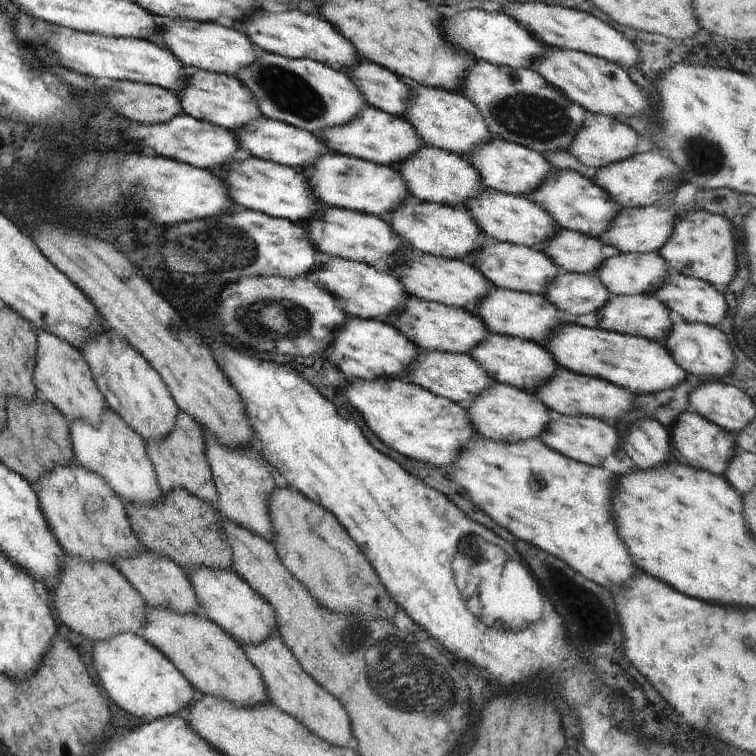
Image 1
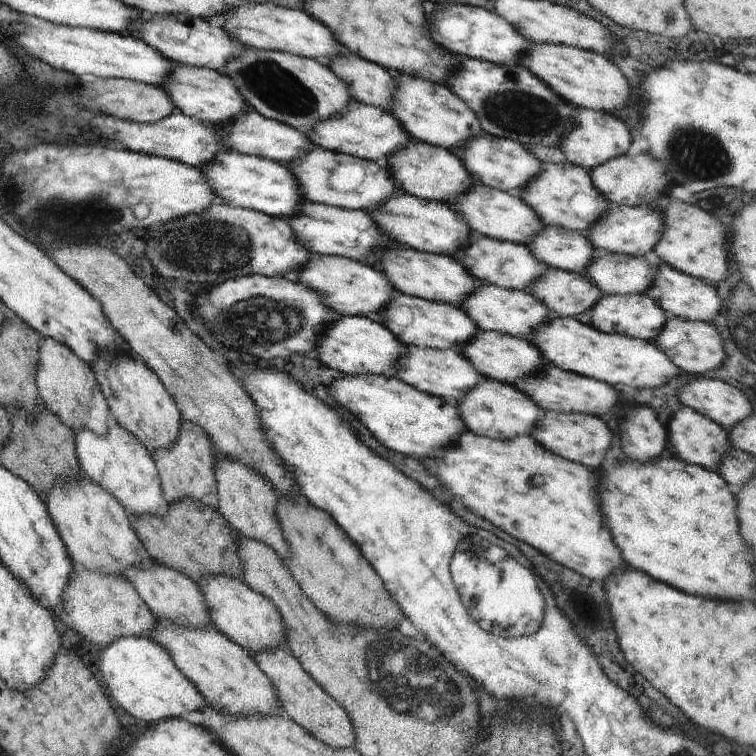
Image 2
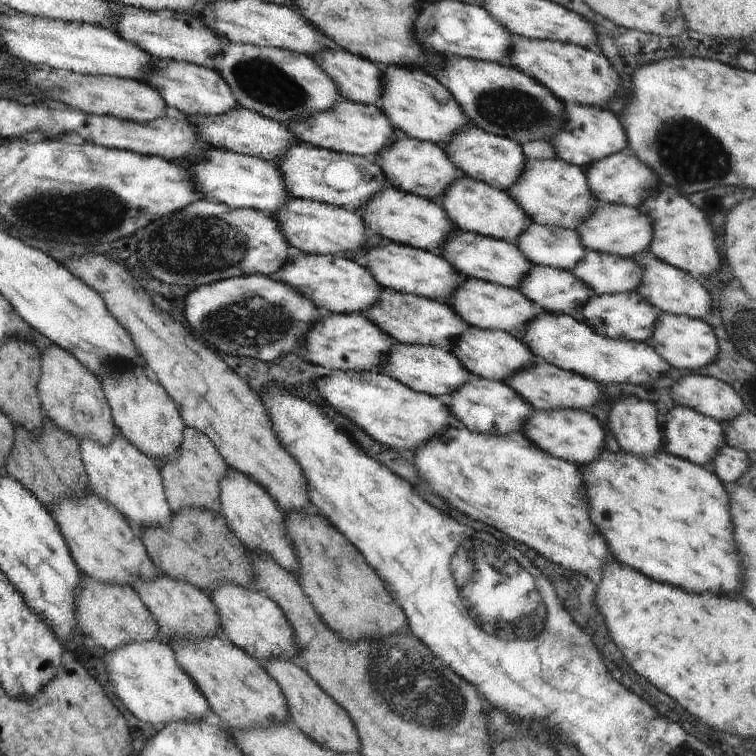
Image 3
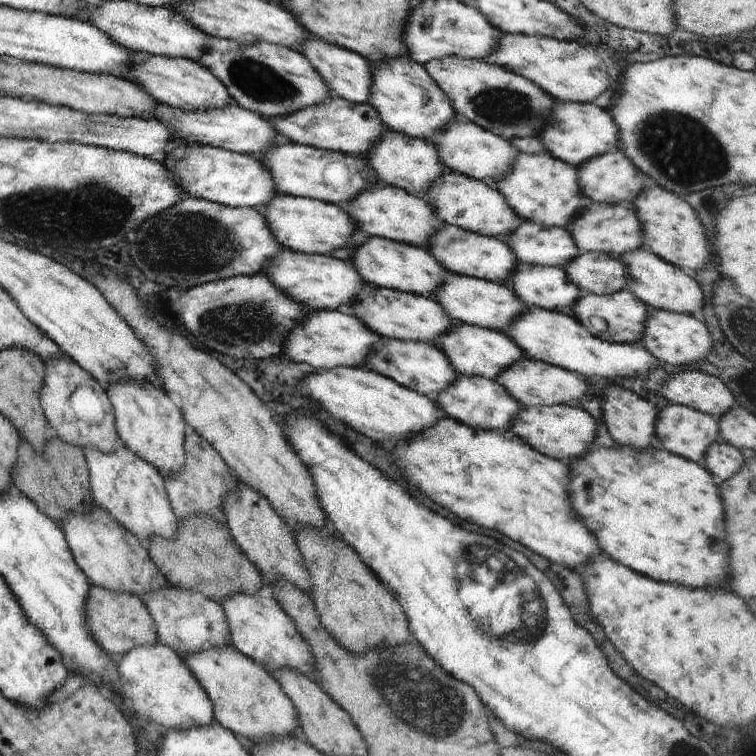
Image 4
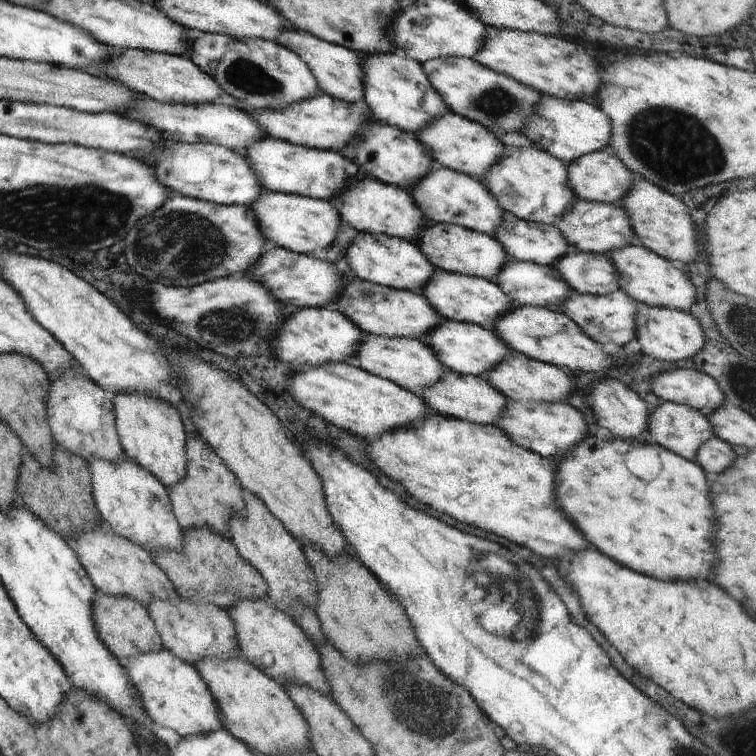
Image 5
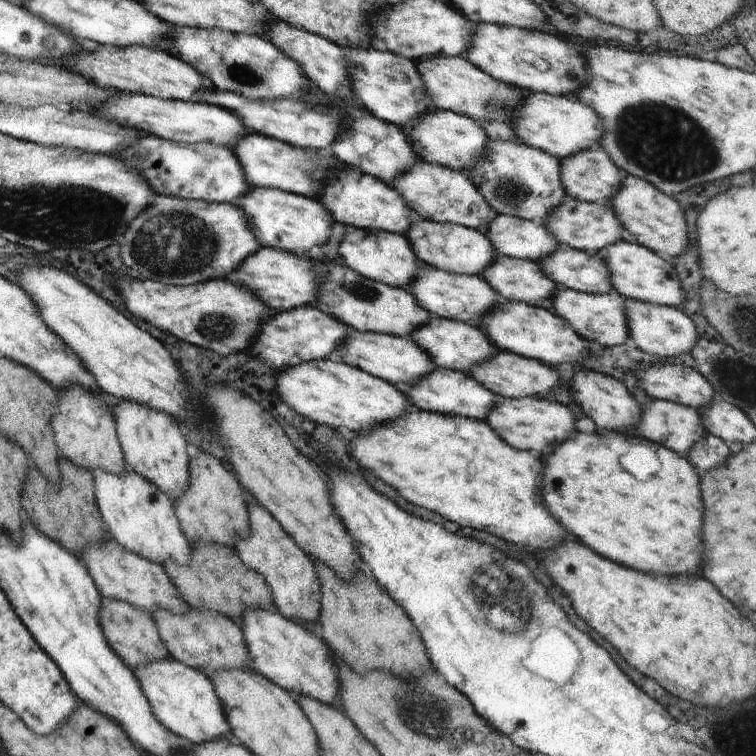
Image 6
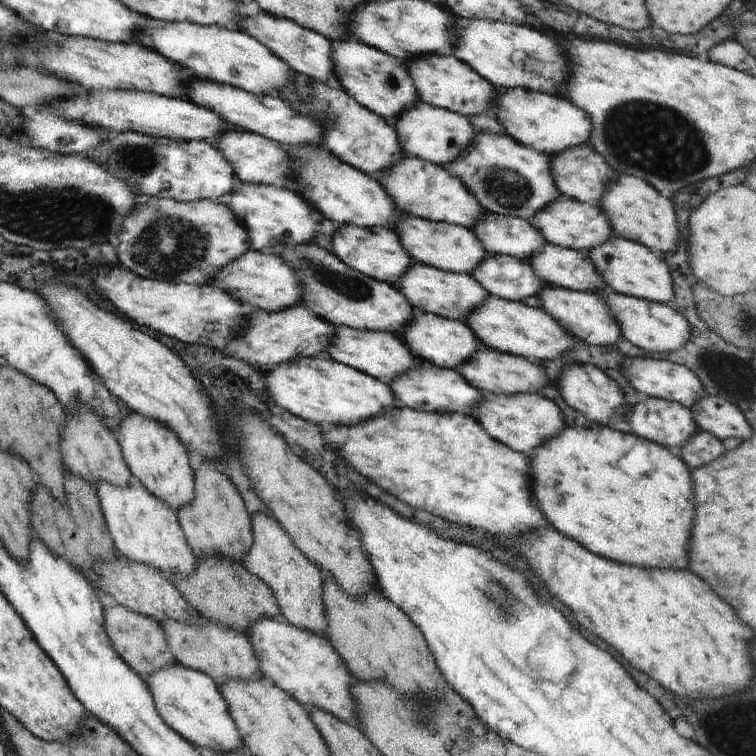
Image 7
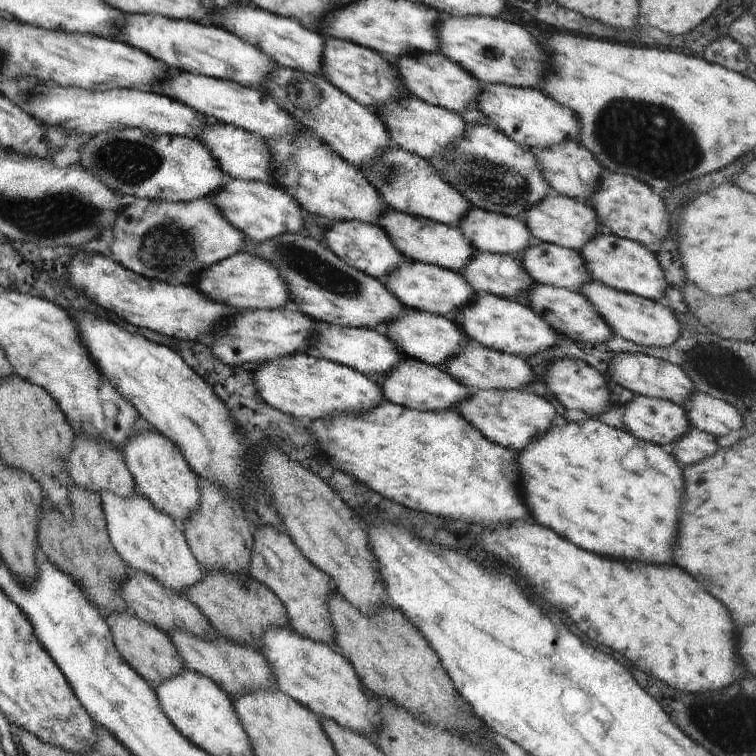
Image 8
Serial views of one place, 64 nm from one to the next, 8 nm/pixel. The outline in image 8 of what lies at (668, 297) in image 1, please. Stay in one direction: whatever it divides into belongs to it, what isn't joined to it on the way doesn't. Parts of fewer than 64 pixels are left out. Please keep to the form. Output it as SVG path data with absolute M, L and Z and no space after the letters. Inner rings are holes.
M611 232L596 233L584 243L579 253L585 262L591 280L601 282L616 290L640 295L653 301L665 301L666 279L655 253L638 241L620 238Z

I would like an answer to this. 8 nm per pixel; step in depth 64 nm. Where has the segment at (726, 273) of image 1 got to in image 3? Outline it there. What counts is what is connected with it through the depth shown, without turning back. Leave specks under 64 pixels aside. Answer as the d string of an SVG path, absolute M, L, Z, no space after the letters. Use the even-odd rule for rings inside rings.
M658 189L643 206L646 206L652 218L652 242L648 246L651 255L696 277L716 277L722 268L720 243L715 240L712 224L706 222L706 216L689 202L688 196L666 194Z

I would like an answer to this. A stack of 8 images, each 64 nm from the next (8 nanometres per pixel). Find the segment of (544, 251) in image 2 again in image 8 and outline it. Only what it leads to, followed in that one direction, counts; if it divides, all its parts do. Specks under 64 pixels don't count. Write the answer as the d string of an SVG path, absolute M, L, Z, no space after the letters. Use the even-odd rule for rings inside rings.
M472 207L467 215L465 214L465 217L459 222L459 229L474 250L481 253L489 252L520 258L520 253L523 254L523 250L531 241L534 241L524 221L478 207Z

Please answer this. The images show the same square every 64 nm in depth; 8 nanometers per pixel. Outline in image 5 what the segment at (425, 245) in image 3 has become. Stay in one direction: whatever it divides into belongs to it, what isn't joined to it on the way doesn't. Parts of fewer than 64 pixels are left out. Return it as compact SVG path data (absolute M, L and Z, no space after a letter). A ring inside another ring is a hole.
M376 179L355 180L343 188L336 200L330 202L336 207L341 220L360 233L388 235L417 243L419 232L428 223L419 206L404 189Z

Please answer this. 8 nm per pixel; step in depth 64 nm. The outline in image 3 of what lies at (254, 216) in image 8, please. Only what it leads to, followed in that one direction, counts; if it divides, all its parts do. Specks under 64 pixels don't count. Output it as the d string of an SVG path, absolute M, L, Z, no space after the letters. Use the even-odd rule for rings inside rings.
M290 196L276 209L274 216L280 225L282 234L293 251L309 255L330 255L354 252L362 246L371 234L356 210L337 207L328 203L301 199Z

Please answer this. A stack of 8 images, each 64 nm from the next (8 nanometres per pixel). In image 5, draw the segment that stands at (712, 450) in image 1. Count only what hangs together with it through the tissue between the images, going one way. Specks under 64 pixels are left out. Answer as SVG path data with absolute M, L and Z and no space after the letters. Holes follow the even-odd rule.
M662 401L662 404L649 414L647 430L650 433L650 441L692 462L696 460L696 451L700 445L714 435L707 414L701 410L670 401Z

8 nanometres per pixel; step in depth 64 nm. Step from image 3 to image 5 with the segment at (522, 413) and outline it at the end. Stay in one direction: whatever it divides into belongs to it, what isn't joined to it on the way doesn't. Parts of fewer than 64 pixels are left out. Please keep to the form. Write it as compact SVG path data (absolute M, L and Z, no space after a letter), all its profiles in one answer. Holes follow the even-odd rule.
M446 368L432 387L426 387L423 390L420 398L425 402L429 411L481 425L496 425L496 421L503 415L508 399L497 391L484 376L461 375Z

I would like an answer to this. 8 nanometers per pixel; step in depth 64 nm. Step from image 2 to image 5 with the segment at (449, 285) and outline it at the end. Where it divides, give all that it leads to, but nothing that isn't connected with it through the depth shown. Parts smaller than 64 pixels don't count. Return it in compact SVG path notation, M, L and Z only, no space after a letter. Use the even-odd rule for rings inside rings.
M359 232L346 248L343 257L356 277L396 290L420 292L435 270L416 243L369 232Z

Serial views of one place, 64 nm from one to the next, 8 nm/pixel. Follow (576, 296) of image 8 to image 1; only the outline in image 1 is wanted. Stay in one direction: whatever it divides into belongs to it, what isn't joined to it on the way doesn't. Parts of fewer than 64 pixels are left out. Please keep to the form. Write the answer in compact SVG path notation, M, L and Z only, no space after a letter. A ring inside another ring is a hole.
M612 295L610 300L596 312L598 327L609 332L618 332L624 335L636 335L660 343L666 339L673 326L673 315L668 306L658 300L655 295Z

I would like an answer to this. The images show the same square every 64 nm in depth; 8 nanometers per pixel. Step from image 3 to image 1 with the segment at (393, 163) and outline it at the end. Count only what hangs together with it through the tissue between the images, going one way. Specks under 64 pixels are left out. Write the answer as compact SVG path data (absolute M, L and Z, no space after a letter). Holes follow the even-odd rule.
M422 143L416 154L408 158L398 167L400 176L404 178L410 195L428 203L448 205L450 207L464 208L470 200L482 194L486 188L482 184L482 178L472 166L468 158L460 157L450 152L440 150Z

